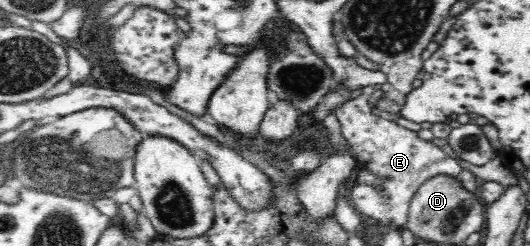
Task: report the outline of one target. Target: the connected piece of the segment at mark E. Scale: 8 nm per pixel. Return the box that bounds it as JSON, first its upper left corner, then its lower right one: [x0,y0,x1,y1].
[335,96,462,228]

